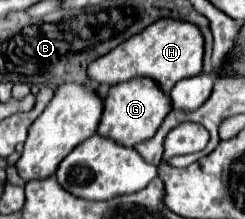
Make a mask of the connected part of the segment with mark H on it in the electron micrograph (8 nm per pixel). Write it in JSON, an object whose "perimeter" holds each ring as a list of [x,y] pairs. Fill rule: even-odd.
{"perimeter":[[[160,19],[160,23],[146,27],[144,33],[134,35],[120,47],[112,49],[108,55],[92,61],[88,65],[88,79],[94,83],[116,85],[130,81],[134,77],[150,77],[168,95],[180,79],[194,77],[202,71],[202,55],[204,55],[204,39],[196,25],[184,21]]]}

